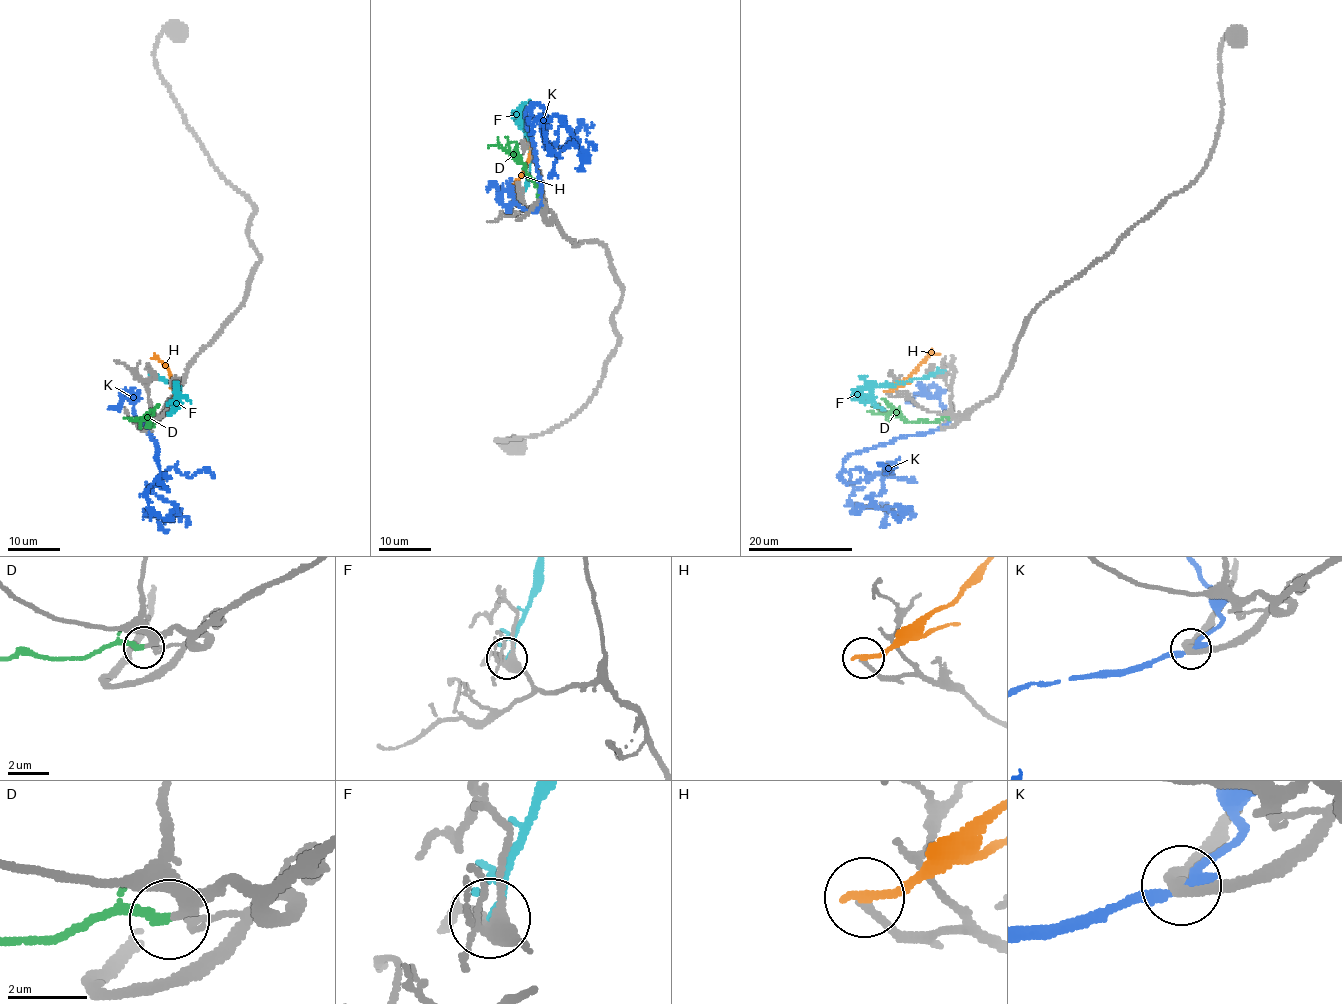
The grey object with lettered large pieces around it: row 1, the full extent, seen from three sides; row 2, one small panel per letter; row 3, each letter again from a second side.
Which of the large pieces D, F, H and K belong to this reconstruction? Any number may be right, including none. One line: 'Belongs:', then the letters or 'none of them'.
Belongs: D

